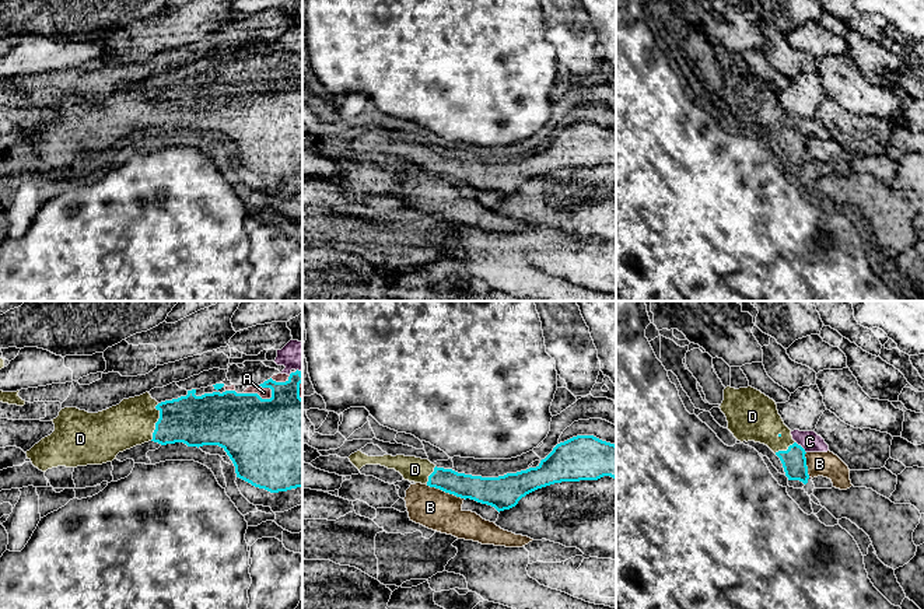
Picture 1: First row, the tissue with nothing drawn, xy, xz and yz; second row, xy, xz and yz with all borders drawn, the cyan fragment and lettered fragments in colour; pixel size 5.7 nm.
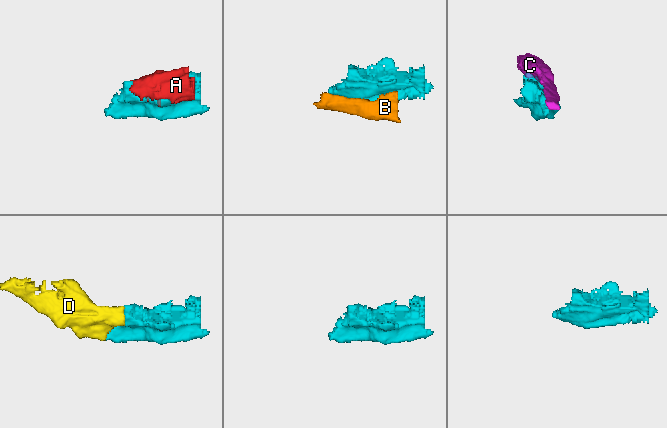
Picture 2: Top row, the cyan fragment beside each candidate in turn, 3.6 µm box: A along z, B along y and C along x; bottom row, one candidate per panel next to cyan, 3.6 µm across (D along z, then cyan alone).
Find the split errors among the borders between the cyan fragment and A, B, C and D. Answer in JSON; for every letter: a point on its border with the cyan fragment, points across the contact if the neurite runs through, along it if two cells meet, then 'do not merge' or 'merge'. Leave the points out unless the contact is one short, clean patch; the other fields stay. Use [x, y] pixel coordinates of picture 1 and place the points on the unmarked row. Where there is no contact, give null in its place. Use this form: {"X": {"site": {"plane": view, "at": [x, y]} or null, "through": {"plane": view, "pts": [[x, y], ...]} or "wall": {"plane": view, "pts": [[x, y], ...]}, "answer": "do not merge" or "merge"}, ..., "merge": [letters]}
{"A": {"site": {"plane": "xy", "at": [259, 83]}, "answer": "merge"}, "B": {"site": {"plane": "xz", "at": [445, 178]}, "answer": "do not merge"}, "C": {"site": {"plane": "yz", "at": [801, 133]}, "answer": "do not merge"}, "D": {"site": {"plane": "xy", "at": [157, 108]}, "answer": "merge"}, "merge": ["A", "D"]}

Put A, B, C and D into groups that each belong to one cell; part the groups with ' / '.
A D / B / C

